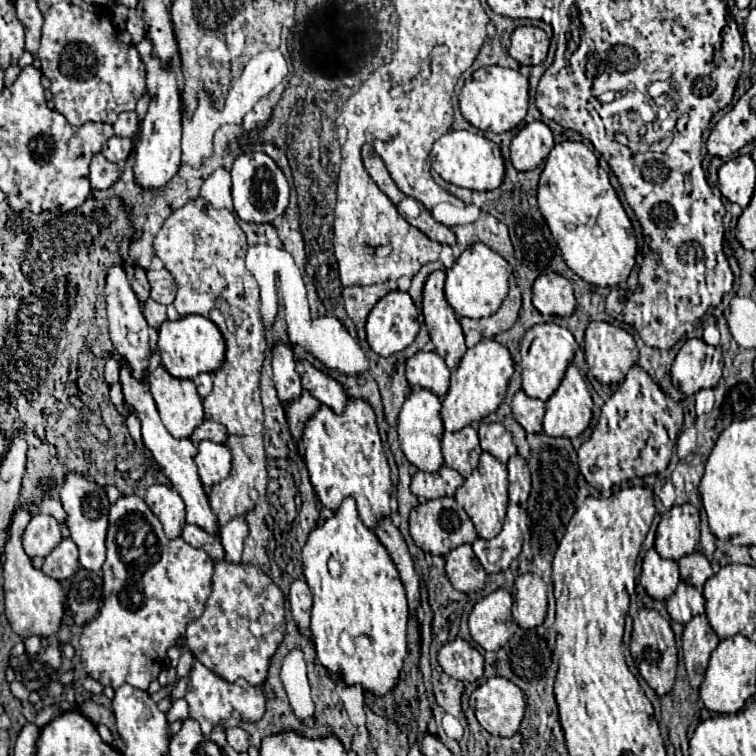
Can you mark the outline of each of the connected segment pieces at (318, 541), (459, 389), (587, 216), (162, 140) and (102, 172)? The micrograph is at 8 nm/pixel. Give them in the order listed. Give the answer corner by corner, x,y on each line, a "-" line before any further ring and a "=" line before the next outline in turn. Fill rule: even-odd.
347,497
333,517
317,525
301,551
303,575
313,593
311,631
317,661
343,679
345,685
363,685
375,695
391,691
399,679
403,657
407,655
407,597
399,571
389,551
369,529
357,511
355,499
-
331,563
337,567
331,569
-
347,631
355,653
347,655
339,647
339,635
=
483,339
475,347
467,349
467,353
461,359
461,365
453,375
453,383
443,399
441,417
445,423
445,431
459,431
467,425
479,423
483,417
497,411
497,407
503,403
507,395
511,375
513,375
513,359
507,347
497,343
495,339
=
563,141
551,149
539,177
537,205
561,249
563,261
583,281
597,287
615,287
629,277
637,255
635,233
591,149
577,141
=
147,39
137,45
137,51
147,67
149,111
143,119
141,141
135,147
135,183
141,189
163,189
175,177
181,165
181,91
177,87
173,65
163,67
159,59
151,59
151,43
147,43
=
101,153
95,155
95,159
91,161
91,187
93,189
109,189
117,179
119,179
121,171
119,165
107,161

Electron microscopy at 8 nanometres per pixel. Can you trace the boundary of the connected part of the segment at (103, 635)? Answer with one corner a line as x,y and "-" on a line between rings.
129,495
129,497
119,497
119,501
115,505
111,505
109,509
109,531
107,531
107,559
105,559
105,565
103,565
103,605
101,605
101,611
99,615
87,623
83,627
83,633
81,633
81,665
83,669
87,671
89,677
101,681
103,685
111,685
113,689
119,689
123,683
129,683
137,689
143,689
147,691
149,683
153,679
157,679
161,667
165,665
165,653
169,647
175,647
177,643
177,637
179,635
185,635
185,627
191,619
197,619
203,609
205,609
205,603
211,595
211,575
213,575
213,559
203,551
203,549
195,549
191,547
189,543
185,543
181,537
177,539
167,539
165,533
163,533
163,527
161,527
161,521
157,519
157,515
147,507
147,503
135,495

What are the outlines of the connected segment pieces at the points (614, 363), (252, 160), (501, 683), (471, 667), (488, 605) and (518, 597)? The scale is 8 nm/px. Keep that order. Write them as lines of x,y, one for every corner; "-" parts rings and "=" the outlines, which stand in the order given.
593,321
585,331
585,361
589,373
603,385
621,383
627,371
637,365
635,339
621,327
=
263,151
255,153
241,153
233,167
233,205
235,213
247,223
273,223
275,217
283,215
289,203
289,183
277,163
=
491,677
471,695
471,709
477,721
491,735
511,737
517,733
523,711
525,697
523,691
505,677
=
461,637
441,647
439,665
447,675
459,681
475,681
483,677
483,655
=
497,589
491,595
487,595
487,597
483,597
481,601
475,603
475,607
473,607
471,615
469,615
471,637
485,651
497,651
501,647
505,647
509,637
513,635
513,629
511,629
509,621
511,621
511,595
507,591
503,591
503,589
=
525,573
513,587
513,620
523,629
535,629
547,615
547,585
541,577

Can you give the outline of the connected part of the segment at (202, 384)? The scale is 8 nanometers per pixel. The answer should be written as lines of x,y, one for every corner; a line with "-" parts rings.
201,373
201,375
197,375
193,381
195,381
197,391
199,391
201,397
207,397
207,395
211,393
211,389
213,389
213,381
211,381
211,375
209,375
209,373

